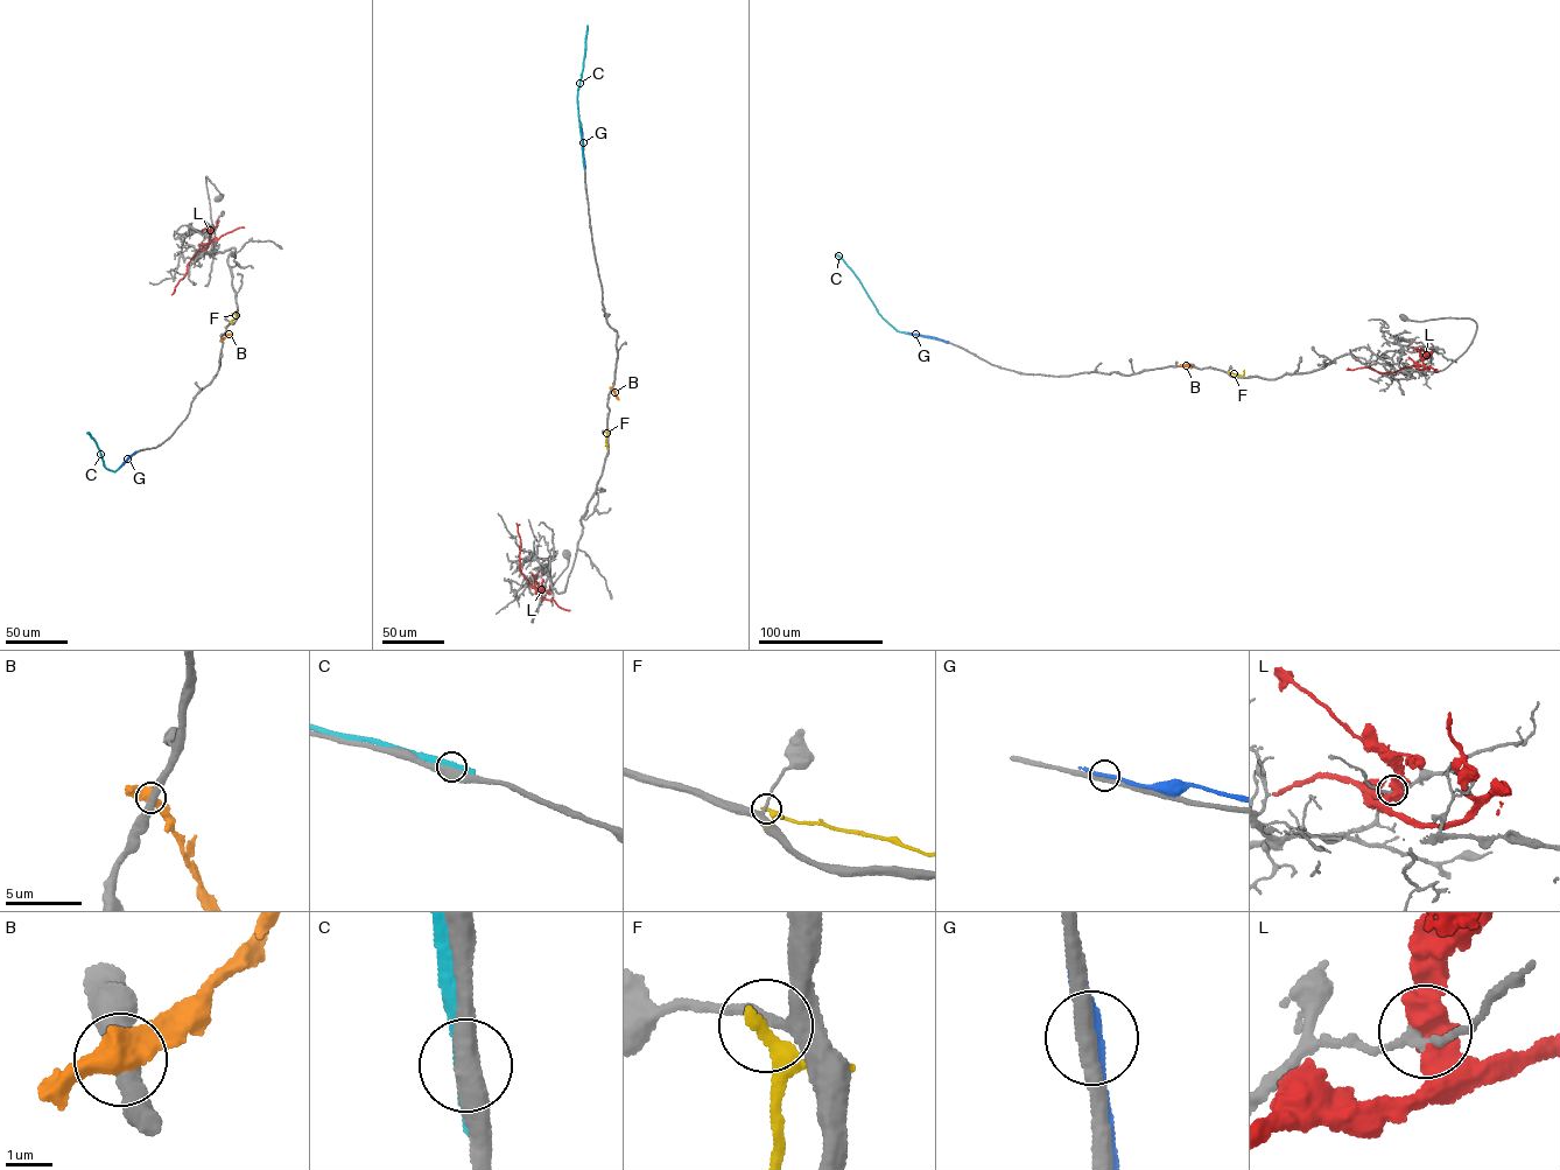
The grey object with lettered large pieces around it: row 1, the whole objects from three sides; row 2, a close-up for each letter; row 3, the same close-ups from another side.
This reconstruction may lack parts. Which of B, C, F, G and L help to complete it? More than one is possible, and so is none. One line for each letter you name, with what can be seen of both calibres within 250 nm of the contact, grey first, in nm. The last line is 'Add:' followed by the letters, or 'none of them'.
Add: none of them

